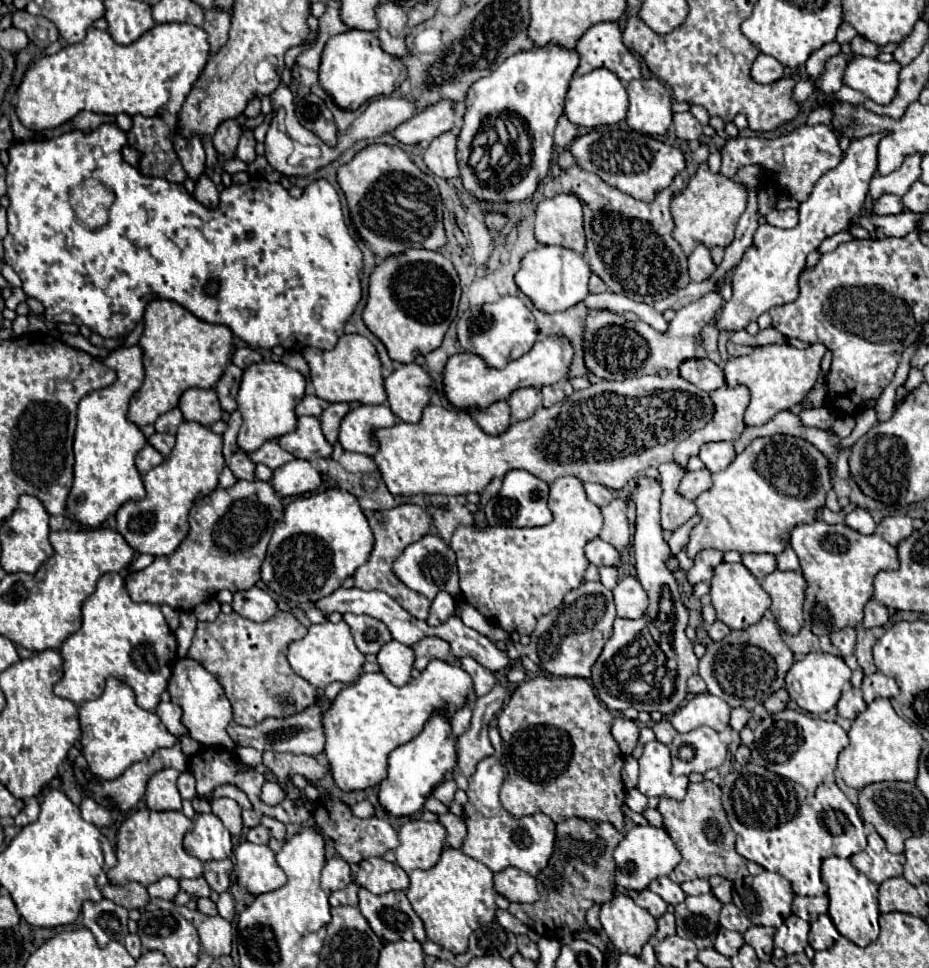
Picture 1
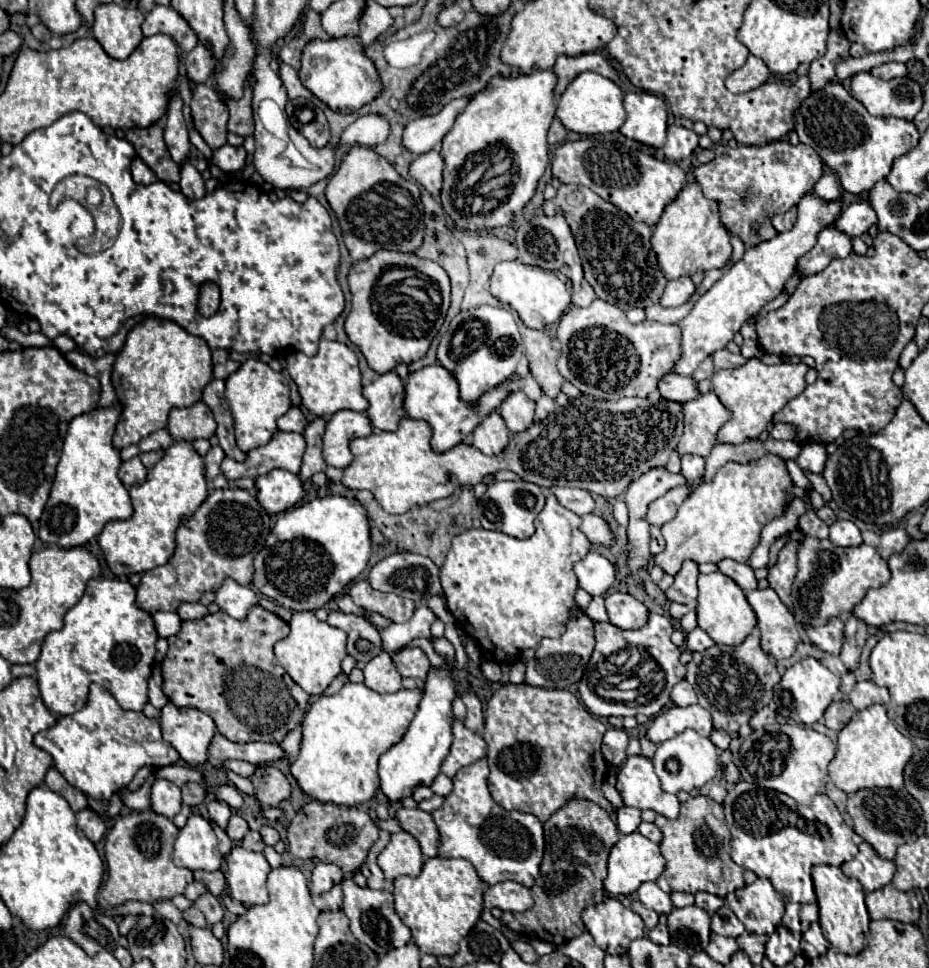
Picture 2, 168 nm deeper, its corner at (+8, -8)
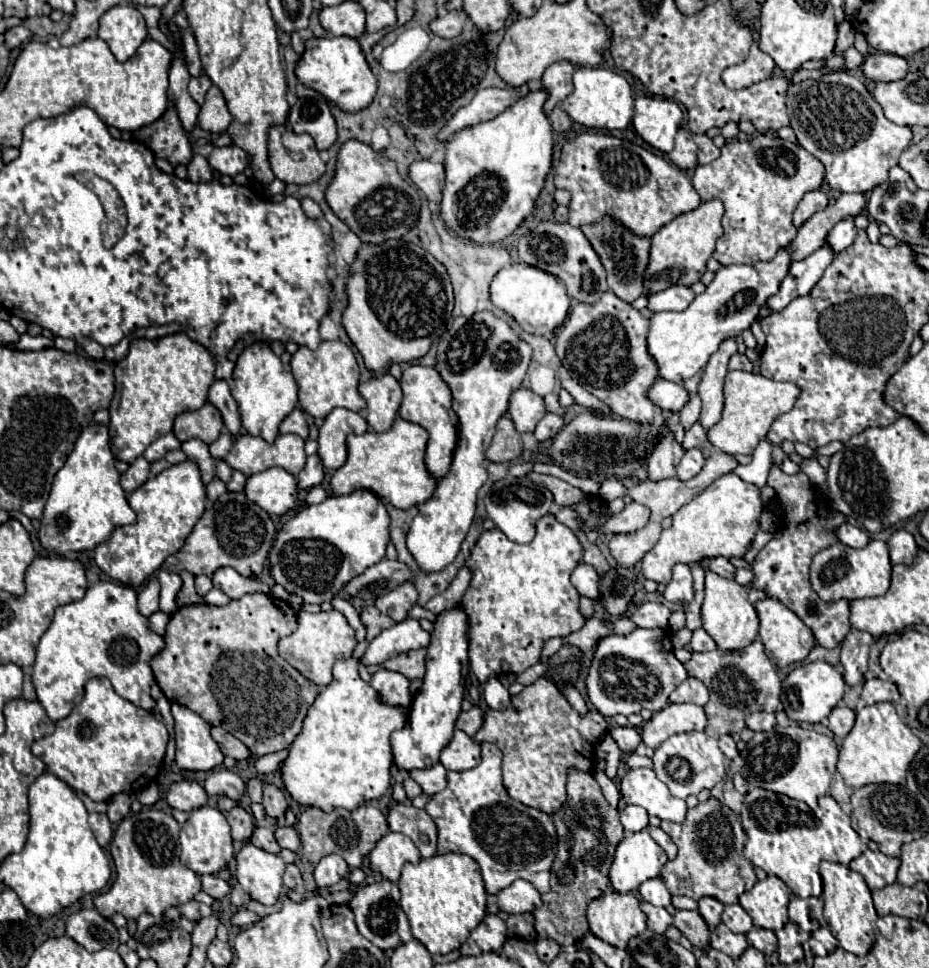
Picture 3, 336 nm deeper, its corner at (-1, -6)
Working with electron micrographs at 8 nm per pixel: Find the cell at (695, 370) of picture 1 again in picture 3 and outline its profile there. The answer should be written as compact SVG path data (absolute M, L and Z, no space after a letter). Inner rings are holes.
M659 378L651 388L649 388L649 398L659 404L663 410L671 412L681 412L681 408L689 402L689 392L675 382Z

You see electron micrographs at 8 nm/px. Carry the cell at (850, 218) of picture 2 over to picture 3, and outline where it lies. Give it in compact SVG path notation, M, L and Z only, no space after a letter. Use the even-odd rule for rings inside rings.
M843 218L841 222L837 222L837 226L833 226L833 230L829 232L827 244L833 246L833 250L839 254L841 250L845 250L847 246L853 244L853 238L857 236L857 226L853 224L853 218Z

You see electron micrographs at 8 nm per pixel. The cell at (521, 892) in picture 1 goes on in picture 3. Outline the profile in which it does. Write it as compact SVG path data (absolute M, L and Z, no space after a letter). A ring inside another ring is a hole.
M515 880L511 886L497 894L497 906L503 912L519 914L519 912L533 912L541 906L541 894L533 888L527 880Z

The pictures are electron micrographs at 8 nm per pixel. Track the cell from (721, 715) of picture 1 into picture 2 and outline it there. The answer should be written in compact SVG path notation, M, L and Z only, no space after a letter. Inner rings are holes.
M698 704L686 706L686 708L670 706L652 720L652 724L646 730L646 738L652 740L654 744L660 744L660 742L684 732L686 728L692 728L702 736L710 736L710 732L712 732L710 712Z

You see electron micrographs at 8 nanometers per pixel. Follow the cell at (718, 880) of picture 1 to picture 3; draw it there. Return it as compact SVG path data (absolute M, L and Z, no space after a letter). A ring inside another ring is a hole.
M705 896L699 900L699 914L705 918L705 922L711 930L715 930L717 924L721 922L721 912L723 912L723 904L717 898Z

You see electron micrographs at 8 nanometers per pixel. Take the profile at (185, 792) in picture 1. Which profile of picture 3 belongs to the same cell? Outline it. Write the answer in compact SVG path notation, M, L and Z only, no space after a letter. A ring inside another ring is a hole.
M231 770L211 772L203 782L207 796L229 796L231 800L239 800L245 792L245 782Z

